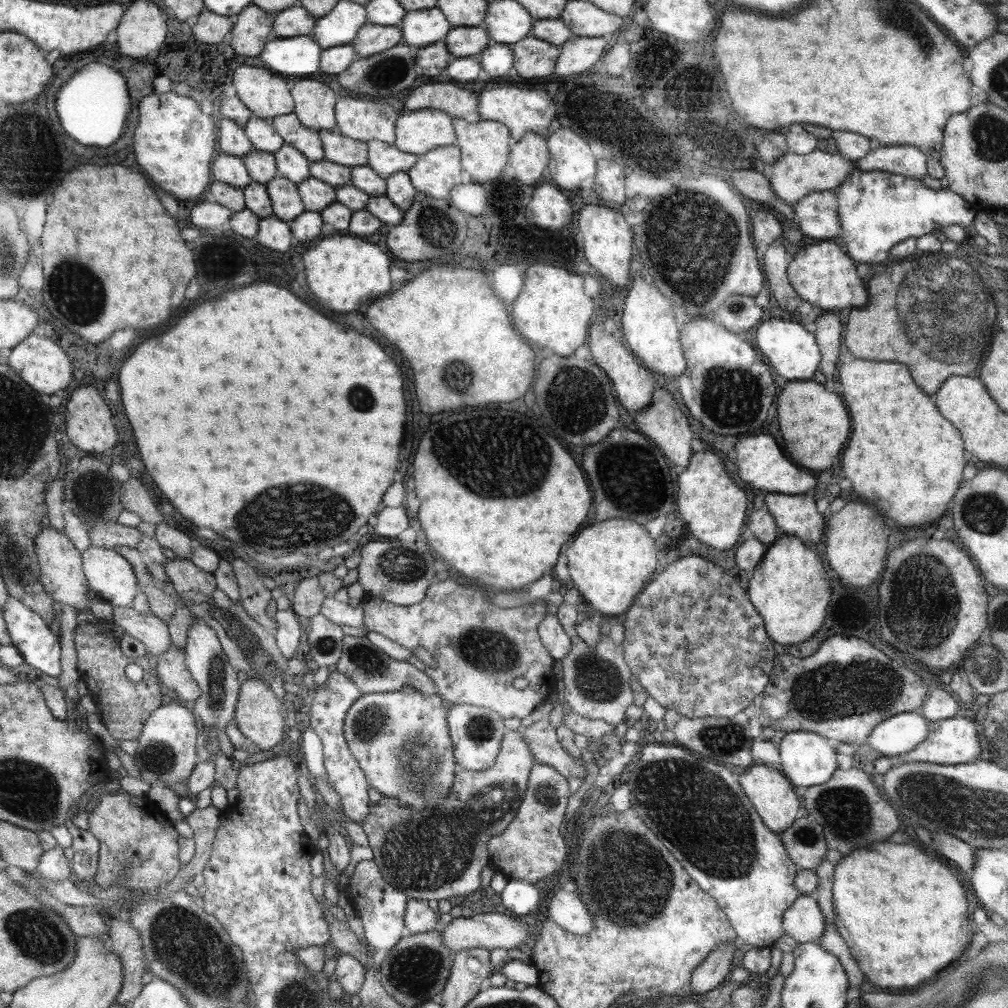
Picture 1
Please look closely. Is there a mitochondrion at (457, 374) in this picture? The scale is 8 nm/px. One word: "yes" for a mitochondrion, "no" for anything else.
yes

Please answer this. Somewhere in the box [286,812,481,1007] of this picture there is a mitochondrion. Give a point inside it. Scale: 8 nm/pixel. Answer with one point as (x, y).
(419, 967)

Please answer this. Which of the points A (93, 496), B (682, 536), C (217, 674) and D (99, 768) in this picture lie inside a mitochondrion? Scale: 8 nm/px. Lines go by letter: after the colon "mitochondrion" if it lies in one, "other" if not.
A: mitochondrion
B: other
C: mitochondrion
D: other

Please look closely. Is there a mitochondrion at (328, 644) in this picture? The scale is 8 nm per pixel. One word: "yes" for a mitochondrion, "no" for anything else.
yes

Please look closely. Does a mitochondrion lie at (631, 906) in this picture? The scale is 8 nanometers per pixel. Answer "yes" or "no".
yes

